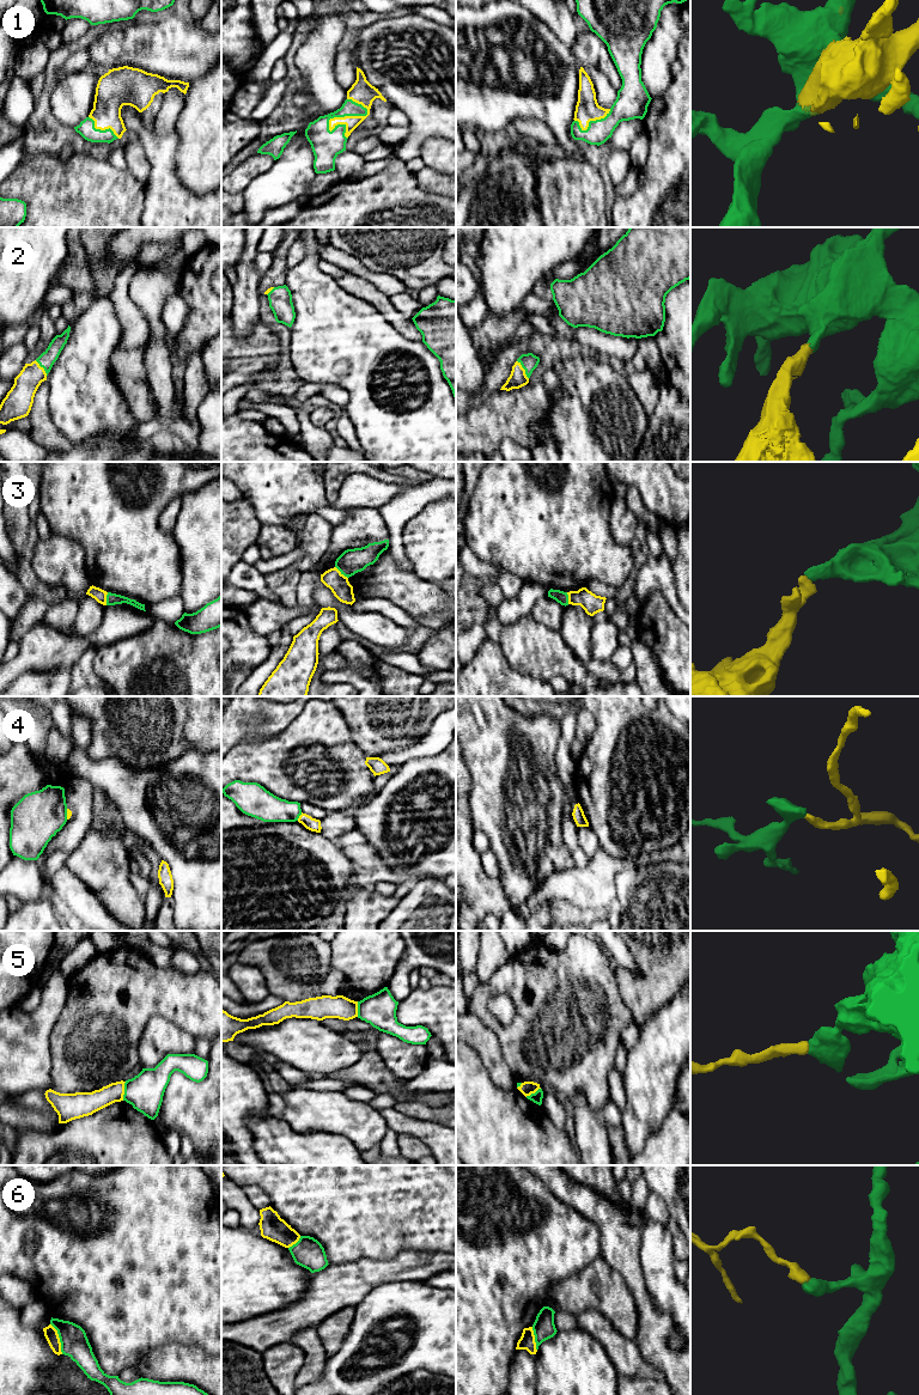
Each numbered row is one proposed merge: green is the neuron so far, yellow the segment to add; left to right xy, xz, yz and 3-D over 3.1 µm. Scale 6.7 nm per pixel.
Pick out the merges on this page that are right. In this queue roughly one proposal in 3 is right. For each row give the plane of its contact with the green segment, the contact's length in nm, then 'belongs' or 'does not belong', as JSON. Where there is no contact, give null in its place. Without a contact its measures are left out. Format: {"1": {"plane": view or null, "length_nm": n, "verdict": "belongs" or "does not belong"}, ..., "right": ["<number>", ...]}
{"1": {"plane": "xz", "length_nm": 300, "verdict": "belongs"}, "2": {"plane": "yz", "length_nm": 150, "verdict": "belongs"}, "3": {"plane": "xz", "length_nm": 120, "verdict": "does not belong"}, "4": {"plane": "xz", "length_nm": 70, "verdict": "does not belong"}, "5": {"plane": "xy", "length_nm": 130, "verdict": "does not belong"}, "6": {"plane": "xy", "length_nm": 220, "verdict": "does not belong"}, "right": ["1", "2"]}

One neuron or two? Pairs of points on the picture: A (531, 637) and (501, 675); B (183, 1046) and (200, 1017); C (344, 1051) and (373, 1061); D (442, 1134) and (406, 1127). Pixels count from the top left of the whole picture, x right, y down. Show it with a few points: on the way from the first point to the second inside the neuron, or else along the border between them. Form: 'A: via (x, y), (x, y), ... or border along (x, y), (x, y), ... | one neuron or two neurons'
A: border along (498, 643), (505, 659), (516, 670), (534, 677) | two neurons
B: border along (166, 1018), (194, 1039) | two neurons
C: border along (359, 1046), (360, 1058), (350, 1066), (335, 1072) | two neurons
D: via (433, 1134), (414, 1127) | one neuron

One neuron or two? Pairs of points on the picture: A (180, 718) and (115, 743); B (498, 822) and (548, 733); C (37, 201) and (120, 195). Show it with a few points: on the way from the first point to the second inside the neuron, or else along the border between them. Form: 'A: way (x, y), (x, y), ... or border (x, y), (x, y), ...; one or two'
A: way (164, 731), (153, 735), (131, 735); one
B: way (493, 792), (493, 755), (515, 733), (518, 733); one
C: way (58, 201), (61, 201), (68, 194), (99, 195); one

